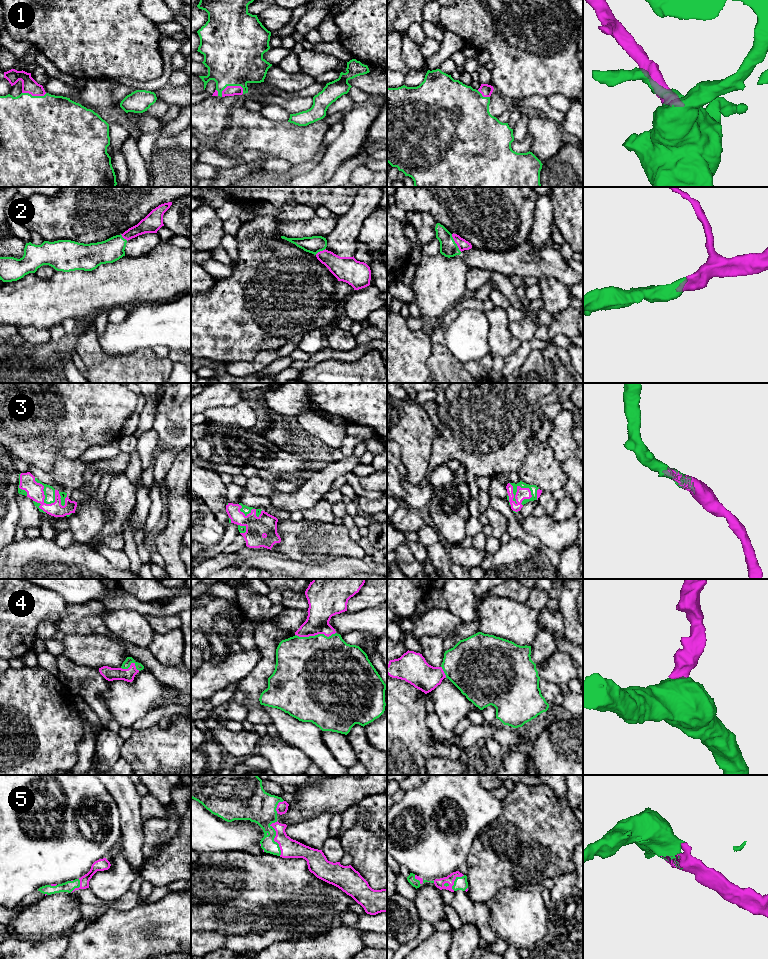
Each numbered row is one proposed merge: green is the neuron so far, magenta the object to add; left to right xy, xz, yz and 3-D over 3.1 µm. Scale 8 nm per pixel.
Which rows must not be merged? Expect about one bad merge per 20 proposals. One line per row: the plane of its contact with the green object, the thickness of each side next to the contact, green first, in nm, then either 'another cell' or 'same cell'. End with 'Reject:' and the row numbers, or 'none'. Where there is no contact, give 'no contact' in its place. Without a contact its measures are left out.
1: xz | 480/80 nm | same cell
2: yz | 140/90 nm | same cell
3: yz | 60/100 nm | same cell
4: xz | 500/220 nm | same cell
5: xz | 240/150 nm | same cell
Reject: none

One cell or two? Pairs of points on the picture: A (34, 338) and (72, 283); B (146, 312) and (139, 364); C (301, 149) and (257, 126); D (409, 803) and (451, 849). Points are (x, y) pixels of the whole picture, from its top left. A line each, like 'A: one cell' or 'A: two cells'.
A: two cells
B: two cells
C: one cell
D: one cell

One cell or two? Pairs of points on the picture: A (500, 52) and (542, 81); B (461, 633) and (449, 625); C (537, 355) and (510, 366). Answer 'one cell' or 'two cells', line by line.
A: one cell
B: two cells
C: two cells

